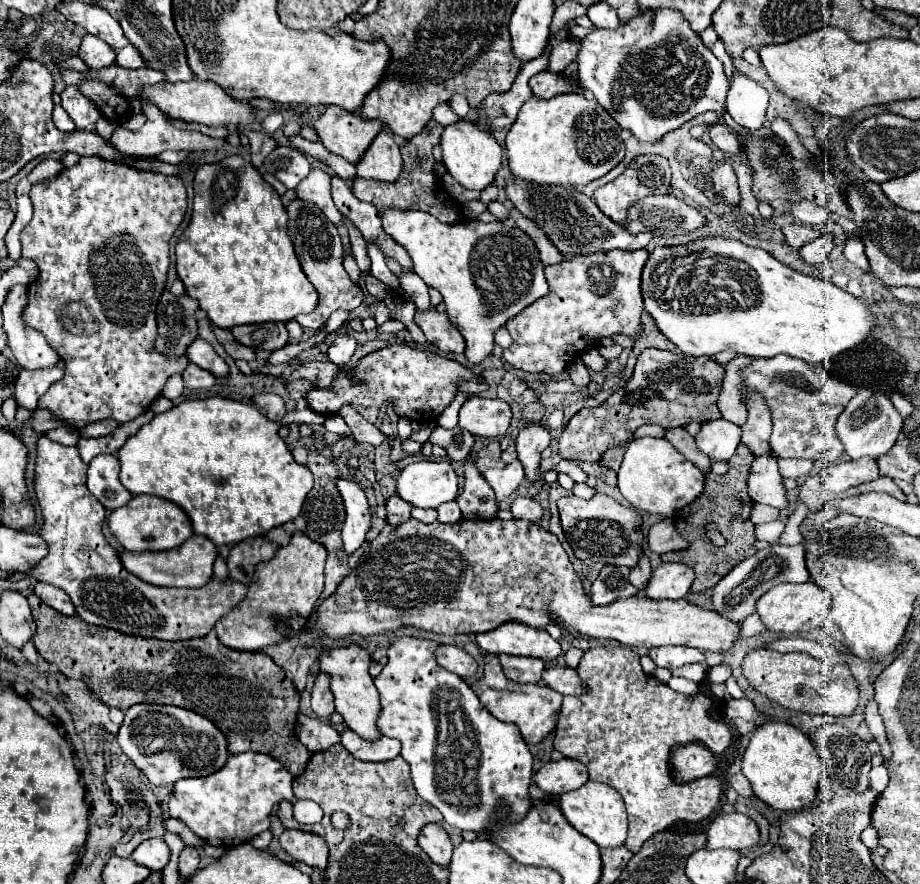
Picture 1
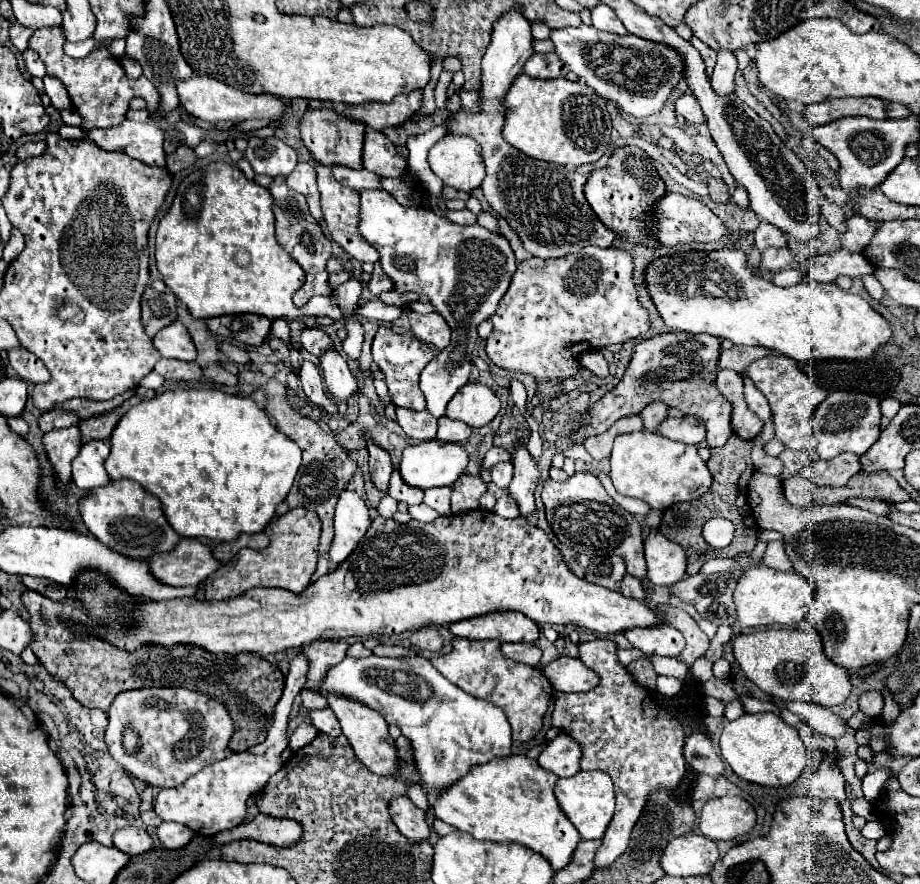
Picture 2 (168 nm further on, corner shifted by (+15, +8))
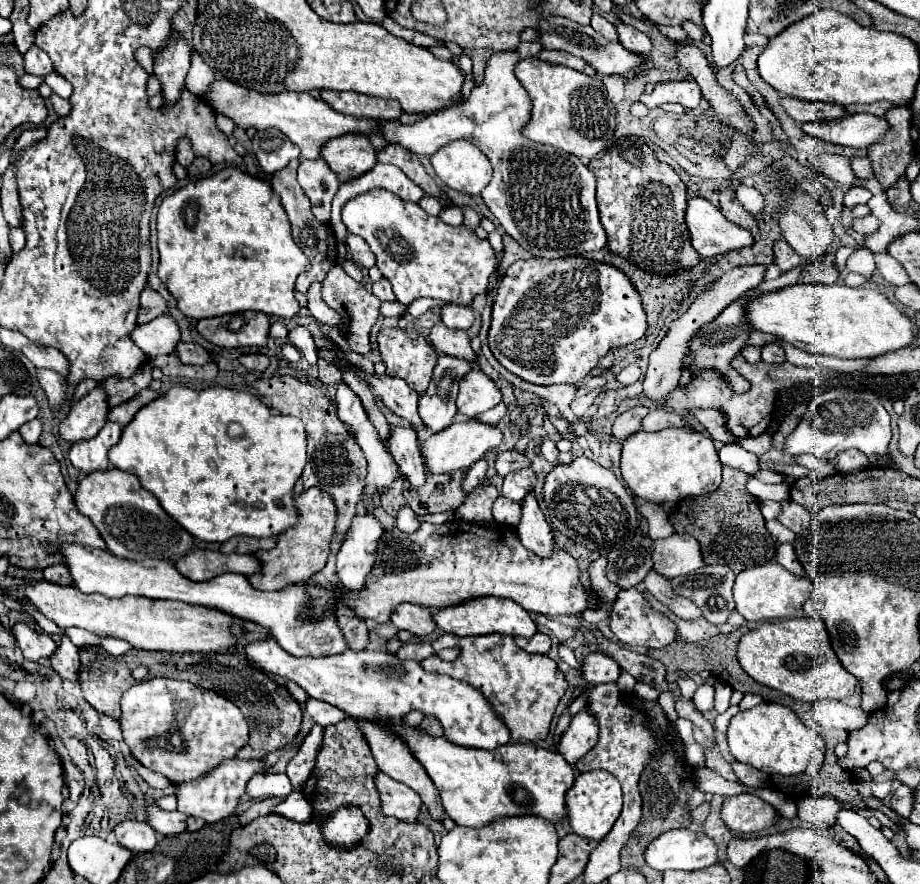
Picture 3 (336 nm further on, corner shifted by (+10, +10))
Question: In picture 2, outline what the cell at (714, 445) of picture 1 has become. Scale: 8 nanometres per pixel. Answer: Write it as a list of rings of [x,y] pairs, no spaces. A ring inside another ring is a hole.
[[[681,416],[681,418],[667,418],[661,426],[659,426],[659,432],[663,436],[667,436],[669,440],[675,440],[675,442],[683,442],[683,444],[701,444],[705,442],[705,436],[707,436],[707,430],[705,430],[705,424],[695,418],[695,416]]]

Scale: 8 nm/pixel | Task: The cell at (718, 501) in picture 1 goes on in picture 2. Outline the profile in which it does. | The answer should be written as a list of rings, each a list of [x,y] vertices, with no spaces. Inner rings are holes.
[[[731,434],[725,446],[711,448],[711,458],[707,460],[707,468],[709,468],[709,472],[713,476],[711,488],[697,500],[679,502],[679,504],[669,506],[665,510],[665,514],[663,514],[659,532],[667,540],[683,546],[683,550],[687,554],[687,576],[697,574],[699,568],[711,558],[733,558],[739,552],[751,552],[755,548],[755,544],[757,544],[757,530],[759,528],[757,528],[757,522],[755,522],[755,518],[751,514],[751,508],[749,508],[747,496],[745,496],[747,494],[747,480],[755,472],[751,456],[749,456],[749,450],[751,450],[751,442],[737,438],[737,434]],[[711,518],[725,518],[725,520],[733,522],[733,526],[735,526],[735,538],[723,550],[707,546],[707,542],[701,536],[703,524],[707,520],[711,520]]]

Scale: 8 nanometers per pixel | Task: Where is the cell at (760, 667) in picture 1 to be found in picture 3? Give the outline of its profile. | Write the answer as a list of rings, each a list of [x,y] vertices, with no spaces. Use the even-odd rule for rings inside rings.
[[[812,616],[766,622],[758,630],[750,630],[738,644],[738,662],[756,682],[812,704],[824,698],[844,700],[856,690],[856,678],[836,658],[824,622]]]

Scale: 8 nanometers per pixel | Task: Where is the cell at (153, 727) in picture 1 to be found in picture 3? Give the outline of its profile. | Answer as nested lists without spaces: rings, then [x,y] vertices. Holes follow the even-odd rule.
[[[146,680],[136,686],[132,686],[122,696],[122,734],[124,742],[128,744],[130,752],[150,770],[160,772],[168,776],[172,782],[190,782],[202,776],[204,772],[216,768],[222,760],[234,758],[240,748],[248,744],[248,722],[242,716],[240,708],[234,706],[230,700],[222,698],[214,690],[206,690],[200,686],[194,686],[190,682],[178,682],[178,680]]]

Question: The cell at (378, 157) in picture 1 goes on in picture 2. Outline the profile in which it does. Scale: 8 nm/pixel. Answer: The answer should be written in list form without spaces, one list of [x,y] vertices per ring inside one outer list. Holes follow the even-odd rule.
[[[367,128],[363,144],[363,168],[381,178],[397,178],[407,168],[407,162],[395,152],[393,142],[383,132]]]

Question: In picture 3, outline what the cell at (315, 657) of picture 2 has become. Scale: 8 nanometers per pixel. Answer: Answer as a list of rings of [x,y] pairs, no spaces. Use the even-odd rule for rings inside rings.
[[[338,616],[338,626],[342,628],[350,650],[364,650],[368,646],[366,622],[358,616]]]

